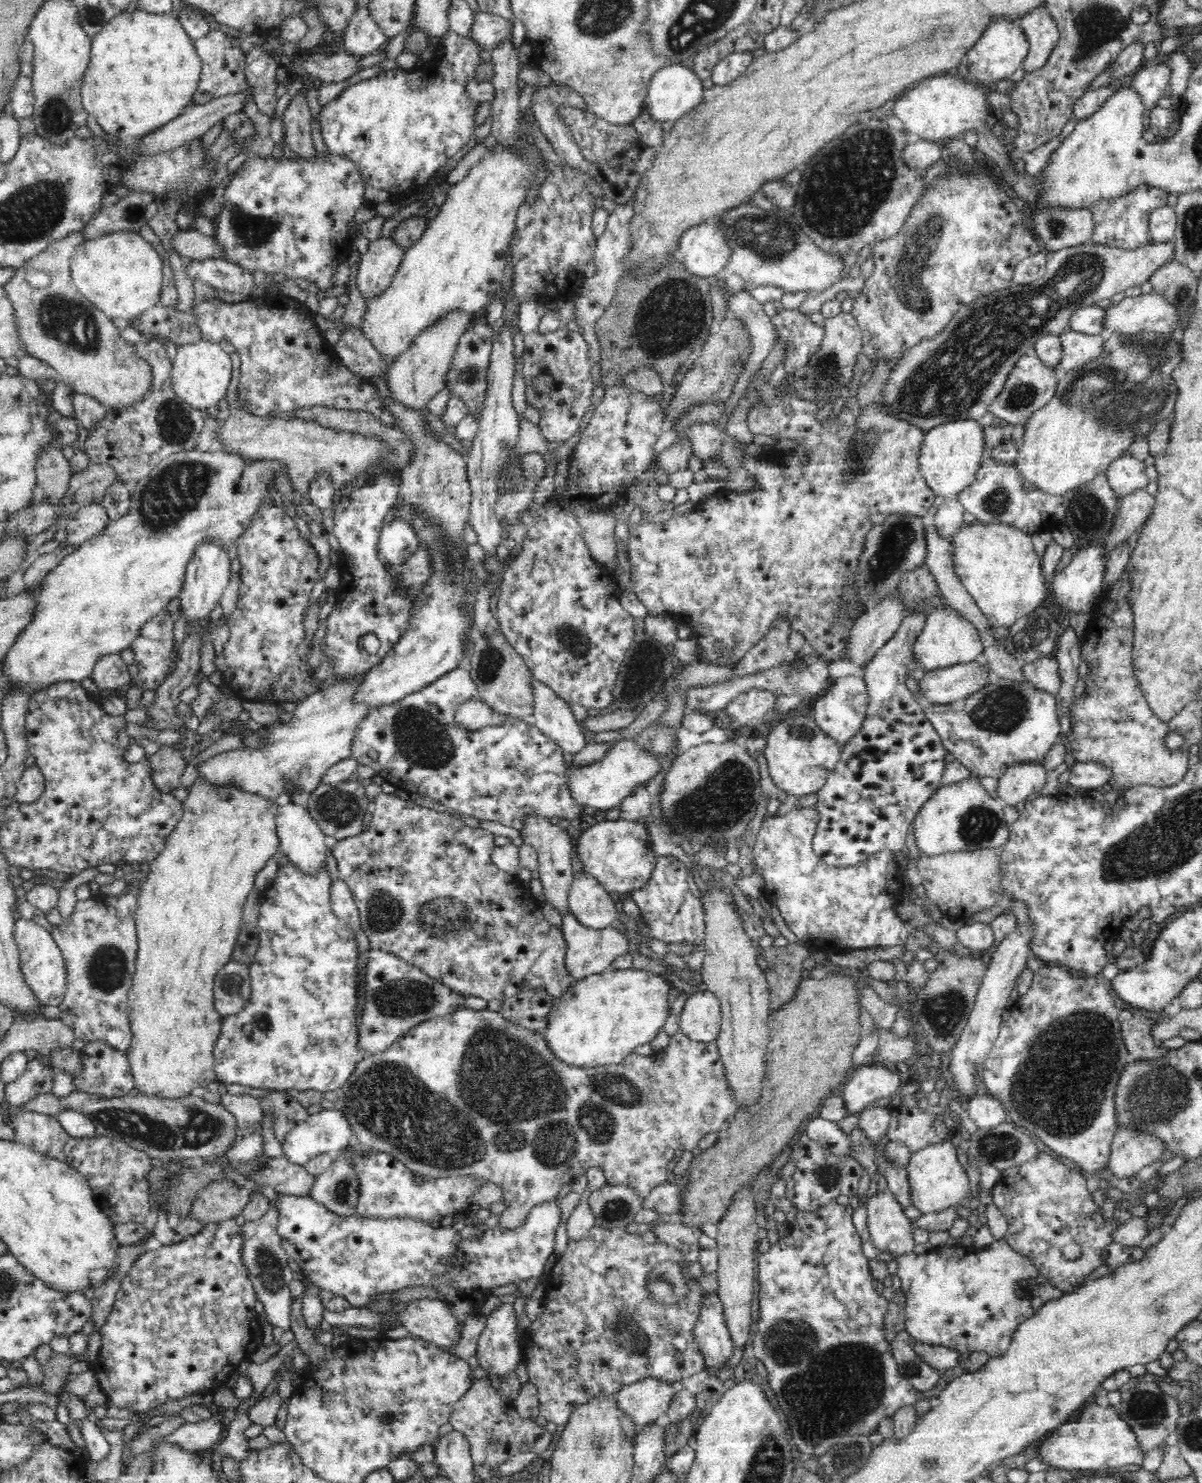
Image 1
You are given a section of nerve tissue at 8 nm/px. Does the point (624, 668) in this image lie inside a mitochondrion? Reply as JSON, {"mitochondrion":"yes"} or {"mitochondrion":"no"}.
{"mitochondrion":"no"}

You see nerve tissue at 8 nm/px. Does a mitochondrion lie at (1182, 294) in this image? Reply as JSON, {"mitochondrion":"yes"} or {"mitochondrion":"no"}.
{"mitochondrion":"yes"}

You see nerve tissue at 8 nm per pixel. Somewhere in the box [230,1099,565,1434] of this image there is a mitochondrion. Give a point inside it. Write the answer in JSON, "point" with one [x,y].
{"point":[270,1273]}

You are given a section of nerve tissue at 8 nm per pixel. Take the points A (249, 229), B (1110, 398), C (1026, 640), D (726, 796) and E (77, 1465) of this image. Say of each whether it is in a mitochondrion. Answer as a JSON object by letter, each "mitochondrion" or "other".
{"A":"mitochondrion","B":"mitochondrion","C":"mitochondrion","D":"mitochondrion","E":"other"}

